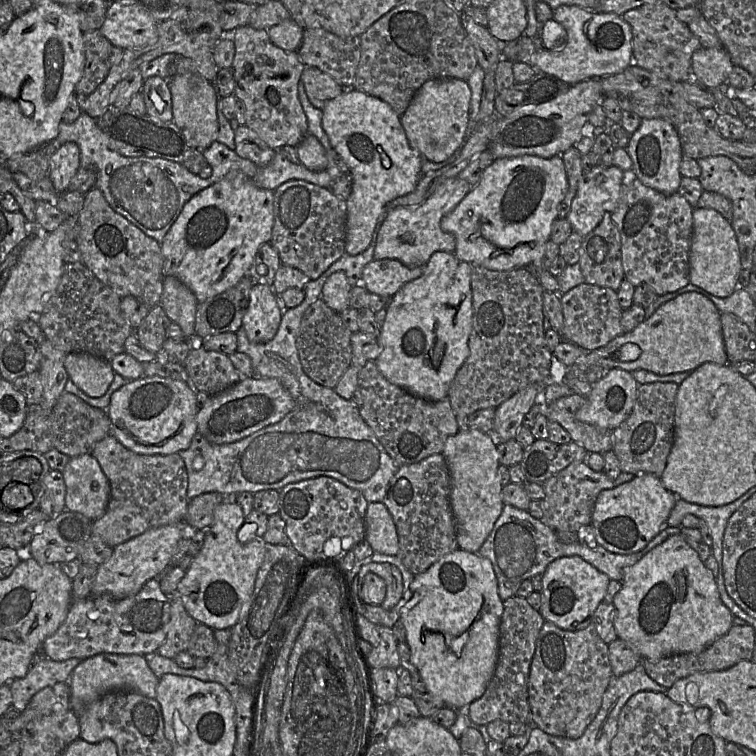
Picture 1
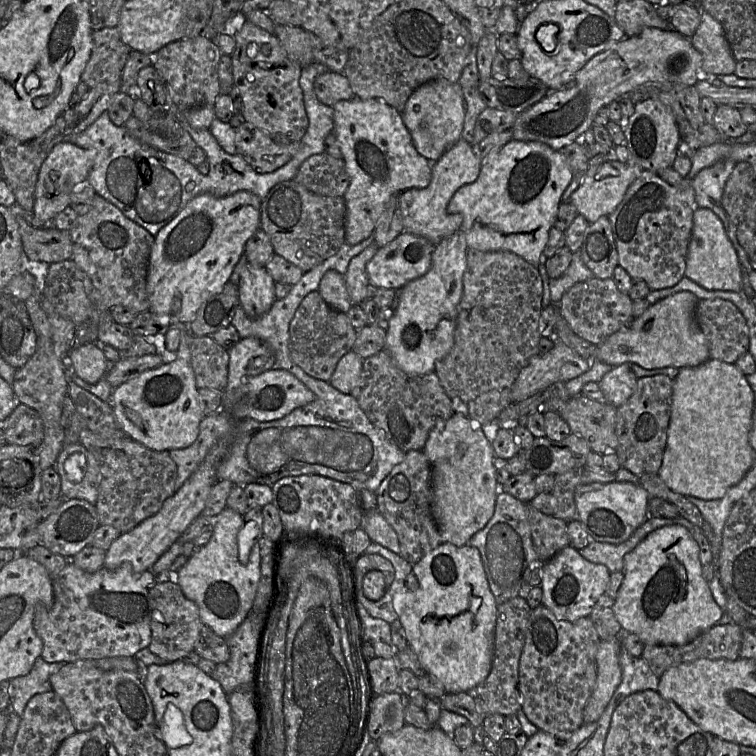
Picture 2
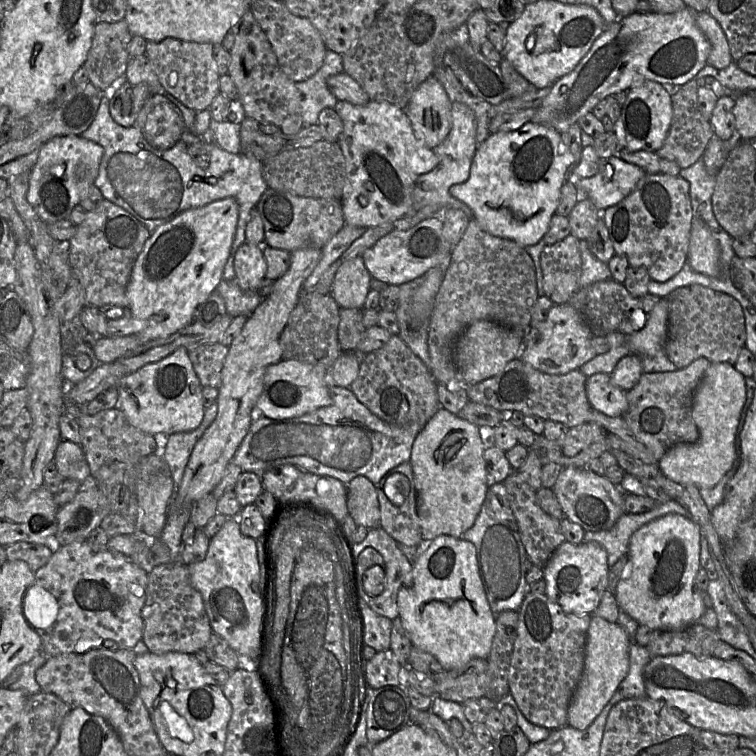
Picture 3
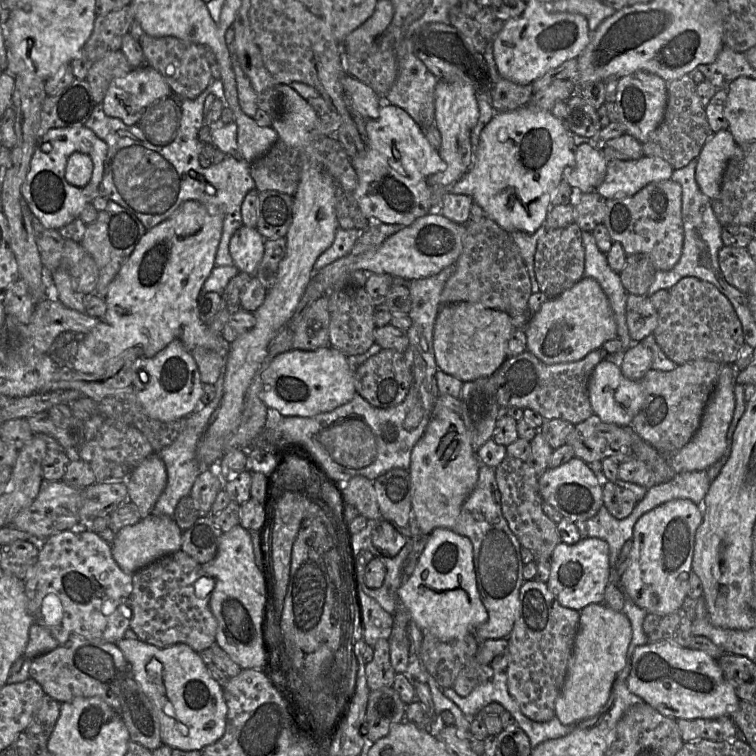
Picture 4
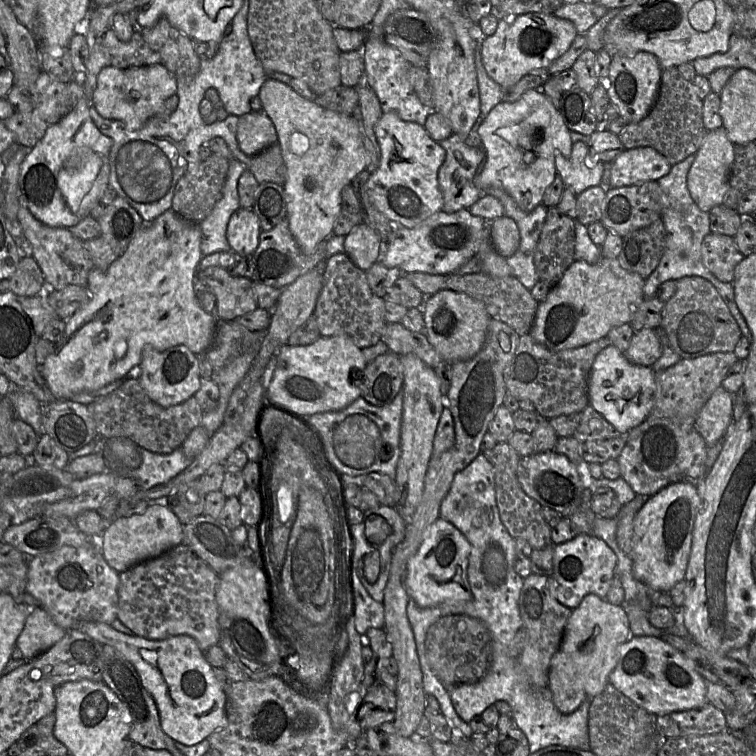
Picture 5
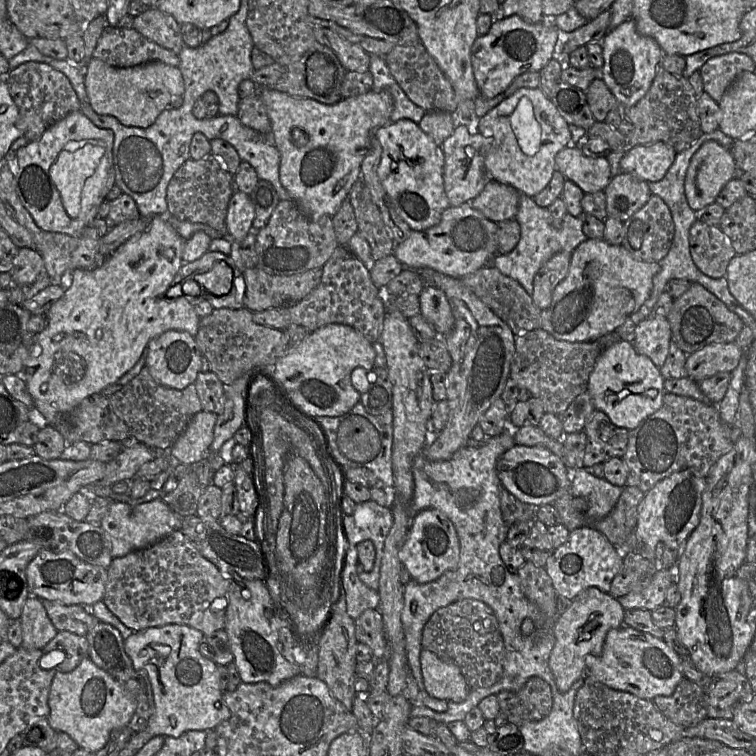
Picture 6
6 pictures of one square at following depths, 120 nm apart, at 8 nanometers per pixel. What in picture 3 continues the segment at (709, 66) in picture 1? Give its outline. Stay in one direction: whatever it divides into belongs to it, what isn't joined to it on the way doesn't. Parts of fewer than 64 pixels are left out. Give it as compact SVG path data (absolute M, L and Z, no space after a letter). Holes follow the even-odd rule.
M701 11L696 13L695 21L710 43L707 64L717 69L724 69L729 66L733 61L729 44L724 31L716 19L707 11Z

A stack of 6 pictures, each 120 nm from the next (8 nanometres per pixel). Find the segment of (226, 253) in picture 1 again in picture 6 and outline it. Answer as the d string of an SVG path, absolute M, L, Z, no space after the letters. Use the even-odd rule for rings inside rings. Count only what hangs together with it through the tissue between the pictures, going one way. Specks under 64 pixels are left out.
M154 216L144 232L131 237L101 266L73 271L71 286L48 310L45 315L47 326L39 334L34 334L35 343L31 346L25 368L16 374L25 381L34 408L48 425L53 425L59 414L117 382L135 366L149 342L162 333L179 330L195 337L200 318L194 306L184 297L167 297L167 291L183 265L185 241L165 218Z

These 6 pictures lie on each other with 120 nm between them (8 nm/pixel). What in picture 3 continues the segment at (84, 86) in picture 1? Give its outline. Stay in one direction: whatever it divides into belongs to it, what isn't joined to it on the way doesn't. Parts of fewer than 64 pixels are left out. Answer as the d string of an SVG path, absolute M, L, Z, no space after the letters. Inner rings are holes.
M125 19L114 23L96 22L92 45L83 65L96 88L105 91L114 80L125 75L131 38Z

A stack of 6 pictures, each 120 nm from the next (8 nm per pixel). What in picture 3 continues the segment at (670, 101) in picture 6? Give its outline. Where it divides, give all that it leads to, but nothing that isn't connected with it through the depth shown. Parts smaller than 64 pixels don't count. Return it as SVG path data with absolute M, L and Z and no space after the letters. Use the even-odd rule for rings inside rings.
M695 79L674 88L671 94L673 116L667 138L656 152L661 159L673 161L681 169L687 168L702 158L706 147L715 135L711 123L700 111L697 98L698 85Z

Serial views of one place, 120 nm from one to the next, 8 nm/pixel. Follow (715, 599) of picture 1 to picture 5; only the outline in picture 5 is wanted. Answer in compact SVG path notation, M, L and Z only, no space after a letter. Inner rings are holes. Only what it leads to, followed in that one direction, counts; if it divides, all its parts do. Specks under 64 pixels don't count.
M690 481L672 483L647 499L636 514L633 530L633 549L631 559L635 578L647 585L653 594L667 593L677 583L685 579L691 552L693 528L700 496L697 487Z

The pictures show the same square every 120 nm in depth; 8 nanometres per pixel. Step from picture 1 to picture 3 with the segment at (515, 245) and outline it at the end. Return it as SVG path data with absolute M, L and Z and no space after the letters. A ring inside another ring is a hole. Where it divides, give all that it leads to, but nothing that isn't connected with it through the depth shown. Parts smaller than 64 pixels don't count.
M528 122L515 131L490 134L482 143L478 145L471 164L470 176L468 180L461 184L452 185L449 189L449 193L452 197L466 203L472 209L474 219L477 220L483 230L494 236L511 239L525 248L538 243L547 232L550 220L556 213L556 209L560 202L562 185L565 183L568 175L570 174L571 168L574 166L575 157L561 139L561 133L548 125Z

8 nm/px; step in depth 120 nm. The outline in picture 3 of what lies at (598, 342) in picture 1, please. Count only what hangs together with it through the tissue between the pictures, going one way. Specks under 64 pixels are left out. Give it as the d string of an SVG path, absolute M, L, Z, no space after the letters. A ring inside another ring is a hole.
M613 278L579 288L567 303L581 314L594 336L606 336L611 332L628 336L642 330L647 322L648 313L644 312L641 299L633 297L623 284Z

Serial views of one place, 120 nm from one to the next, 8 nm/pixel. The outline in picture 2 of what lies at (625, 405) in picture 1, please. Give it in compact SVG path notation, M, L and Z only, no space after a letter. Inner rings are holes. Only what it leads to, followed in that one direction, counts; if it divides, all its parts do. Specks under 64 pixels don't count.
M630 364L613 367L599 382L605 401L616 408L623 405L636 391L638 378Z

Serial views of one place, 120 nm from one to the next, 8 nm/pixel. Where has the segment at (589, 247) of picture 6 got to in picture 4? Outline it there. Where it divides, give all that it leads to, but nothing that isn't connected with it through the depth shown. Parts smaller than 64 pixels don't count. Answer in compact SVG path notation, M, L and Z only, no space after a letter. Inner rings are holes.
M584 276L557 297L548 298L532 315L525 333L527 350L543 363L551 365L576 362L591 351L602 348L605 342L617 337L617 324L600 284Z

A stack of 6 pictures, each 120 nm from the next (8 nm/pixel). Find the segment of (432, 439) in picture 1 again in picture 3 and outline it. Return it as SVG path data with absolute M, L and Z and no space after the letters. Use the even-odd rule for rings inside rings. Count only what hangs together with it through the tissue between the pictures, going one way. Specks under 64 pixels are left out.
M392 335L383 347L364 357L350 389L381 420L396 426L424 428L441 408L437 387L437 381L422 360L399 335Z

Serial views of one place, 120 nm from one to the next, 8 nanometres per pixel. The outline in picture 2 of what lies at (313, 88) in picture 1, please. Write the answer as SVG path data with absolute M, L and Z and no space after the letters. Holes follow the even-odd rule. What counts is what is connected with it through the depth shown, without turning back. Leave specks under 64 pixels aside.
M331 71L316 77L314 92L322 104L332 107L341 100L351 100L355 97L346 76Z

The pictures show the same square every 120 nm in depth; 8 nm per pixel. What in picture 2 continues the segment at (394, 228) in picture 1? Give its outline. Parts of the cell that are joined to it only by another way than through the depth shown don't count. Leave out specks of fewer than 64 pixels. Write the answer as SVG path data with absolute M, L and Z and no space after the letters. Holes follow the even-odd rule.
M460 139L434 162L432 179L425 188L410 188L400 194L399 206L402 213L404 231L427 238L437 245L444 238L461 229L463 216L450 214L447 205L454 193L462 186L474 182L480 172L481 162L475 155L473 145ZM372 243L349 262L344 279L353 305L361 305L366 300L367 287L369 285L366 265L378 249L379 247Z

